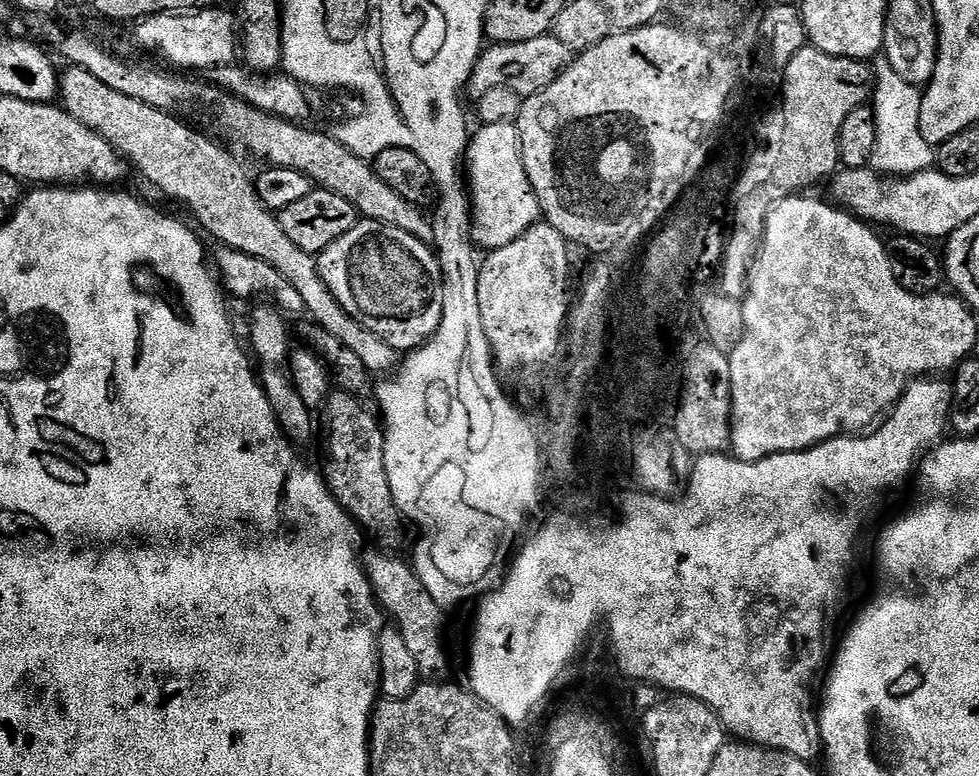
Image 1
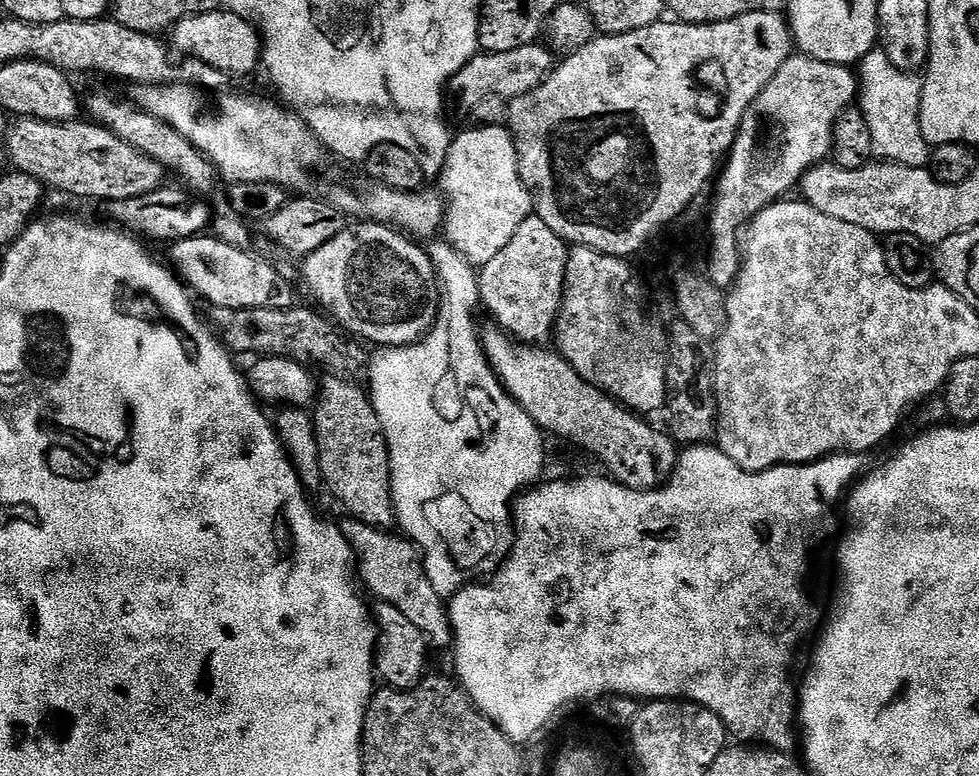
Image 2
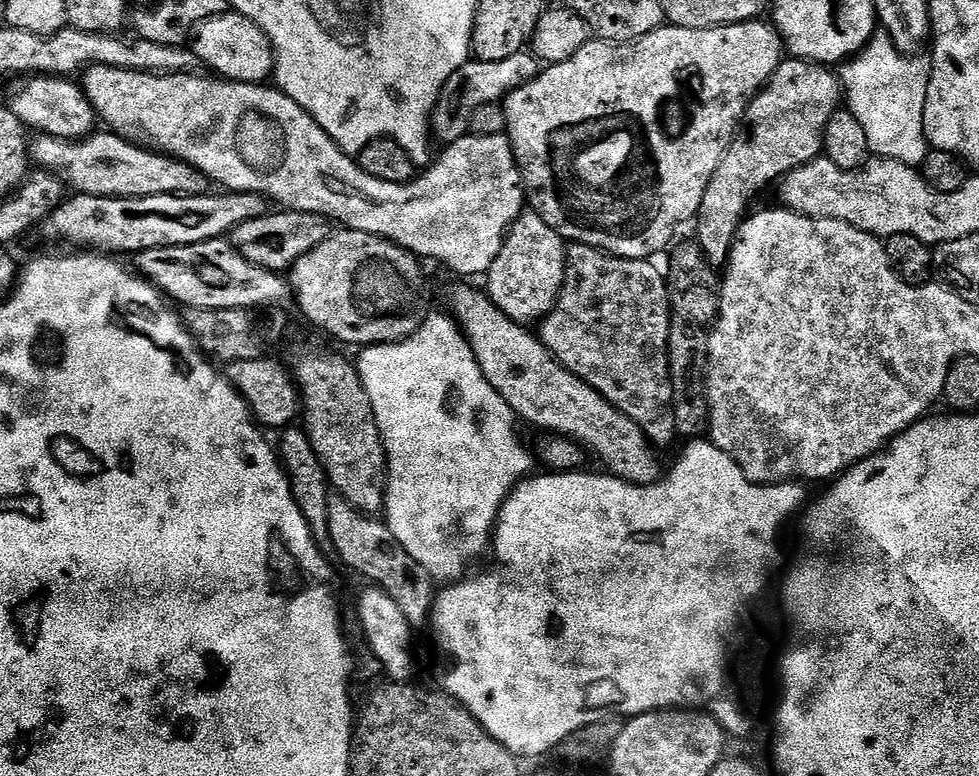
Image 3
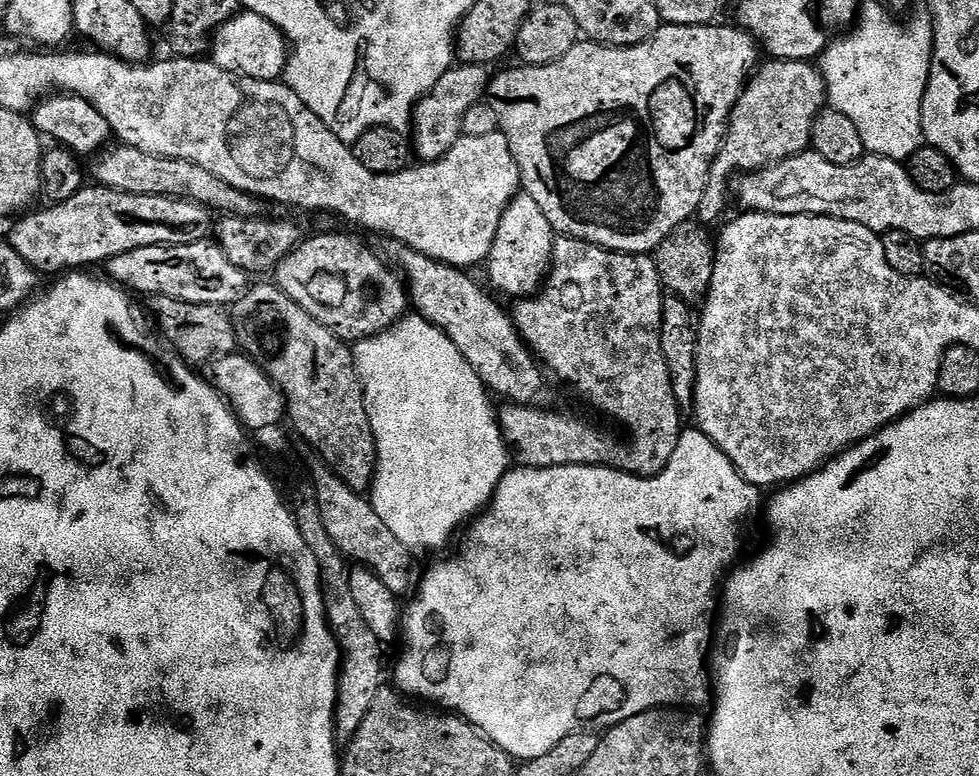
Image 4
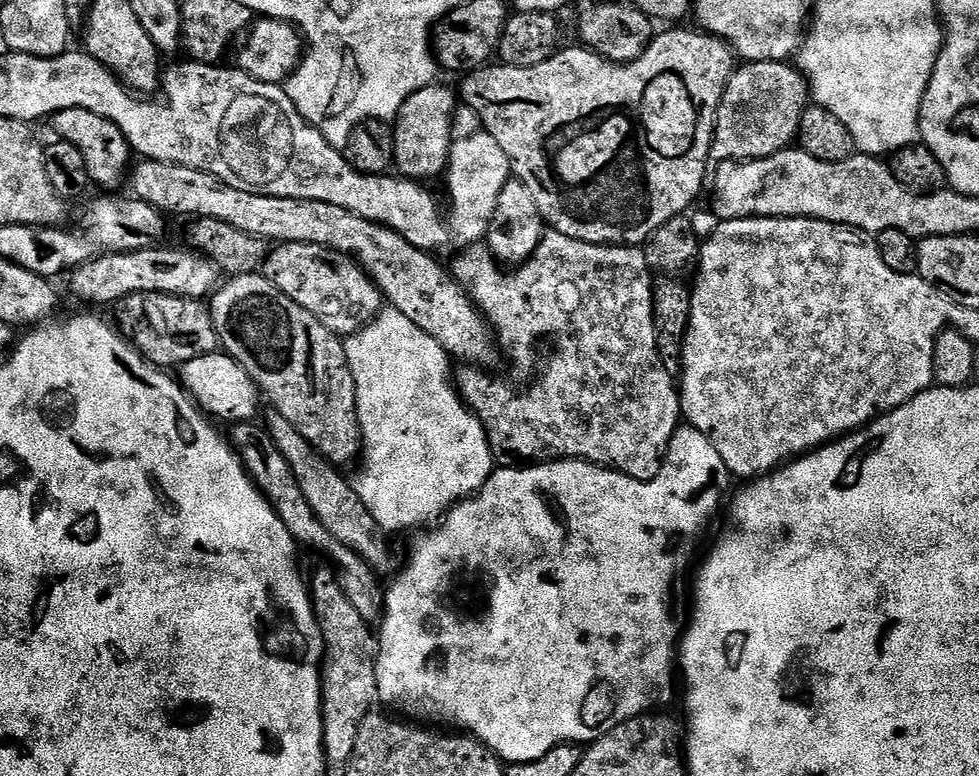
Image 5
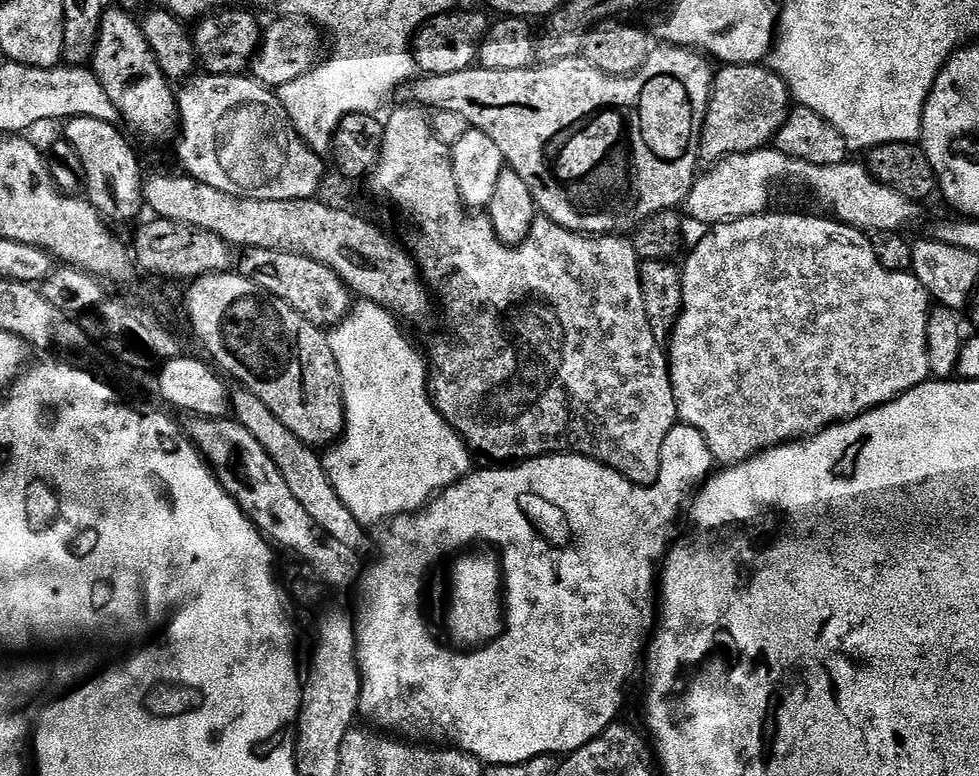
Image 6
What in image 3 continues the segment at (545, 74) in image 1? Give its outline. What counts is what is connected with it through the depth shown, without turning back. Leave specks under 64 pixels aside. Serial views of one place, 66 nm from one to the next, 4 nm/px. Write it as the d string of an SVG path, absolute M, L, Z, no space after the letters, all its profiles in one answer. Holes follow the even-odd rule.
M525 50L510 58L502 58L502 62L486 62L485 60L469 59L446 82L440 91L438 102L432 111L432 134L441 145L447 146L458 142L469 135L468 123L478 106L495 104L501 98L520 87L521 84L533 80L542 70L542 65L531 51Z

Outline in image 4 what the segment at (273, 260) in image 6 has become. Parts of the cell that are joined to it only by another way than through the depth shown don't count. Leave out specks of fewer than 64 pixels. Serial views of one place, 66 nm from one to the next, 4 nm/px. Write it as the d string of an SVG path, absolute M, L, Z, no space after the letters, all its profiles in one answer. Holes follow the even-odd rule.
M328 232L309 240L307 237L289 256L282 258L274 270L274 283L306 310L311 320L318 321L340 340L355 342L387 332L409 311L410 297L405 283L385 264L362 241Z

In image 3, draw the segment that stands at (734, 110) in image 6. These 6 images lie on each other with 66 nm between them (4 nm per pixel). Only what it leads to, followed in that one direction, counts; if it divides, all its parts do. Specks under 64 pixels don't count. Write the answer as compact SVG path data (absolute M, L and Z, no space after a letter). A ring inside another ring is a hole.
M785 59L776 68L776 73L768 79L768 83L751 97L746 109L746 124L748 120L748 140L733 139L724 149L724 156L714 170L710 182L706 186L706 194L702 198L702 206L694 217L696 224L695 243L700 246L709 269L723 269L728 263L732 239L740 229L748 203L759 194L763 188L777 183L785 174L821 155L824 147L824 127L829 118L837 112L842 104L842 85L837 73L831 67L814 64L811 60Z

